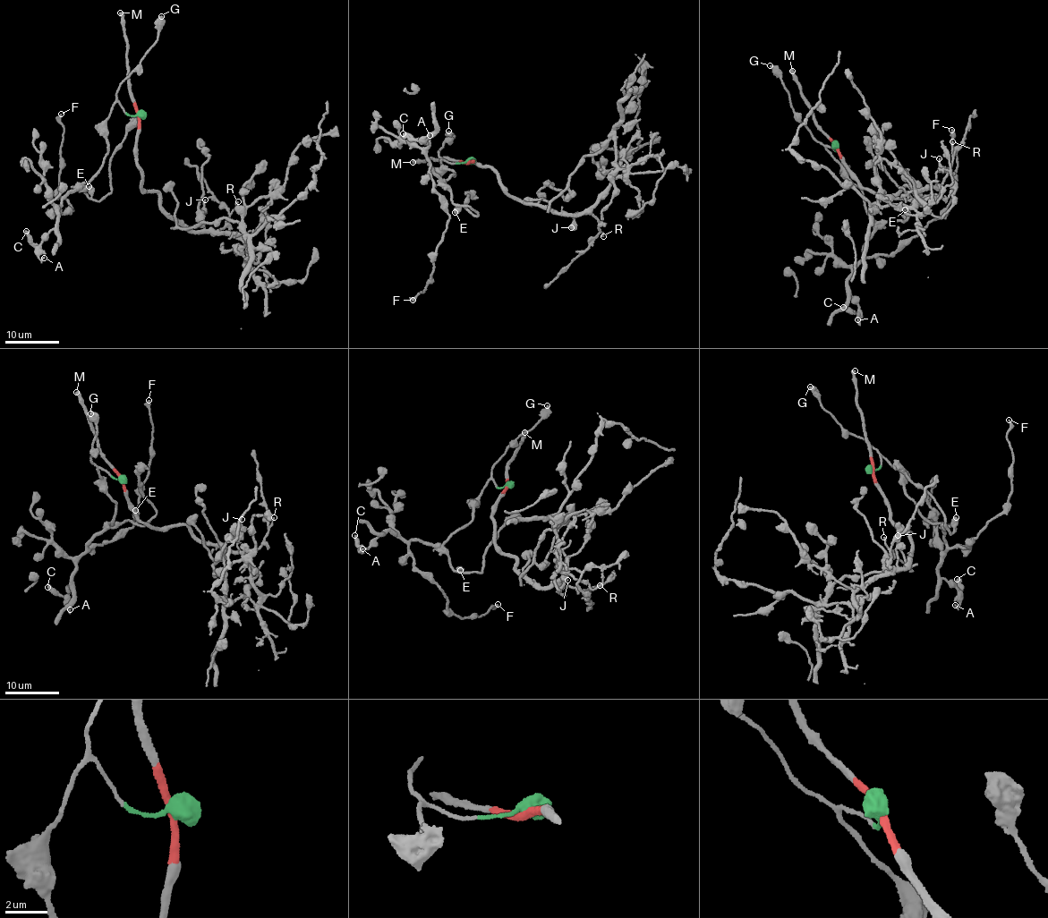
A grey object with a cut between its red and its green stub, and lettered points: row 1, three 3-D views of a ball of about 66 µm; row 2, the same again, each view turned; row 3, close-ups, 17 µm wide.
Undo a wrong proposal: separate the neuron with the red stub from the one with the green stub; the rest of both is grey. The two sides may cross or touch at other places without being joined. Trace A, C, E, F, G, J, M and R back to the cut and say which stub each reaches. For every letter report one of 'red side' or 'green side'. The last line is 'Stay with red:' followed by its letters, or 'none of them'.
A: green side
C: green side
E: green side
F: green side
G: green side
J: red side
M: red side
R: red side
Stay with red: J, M, R

